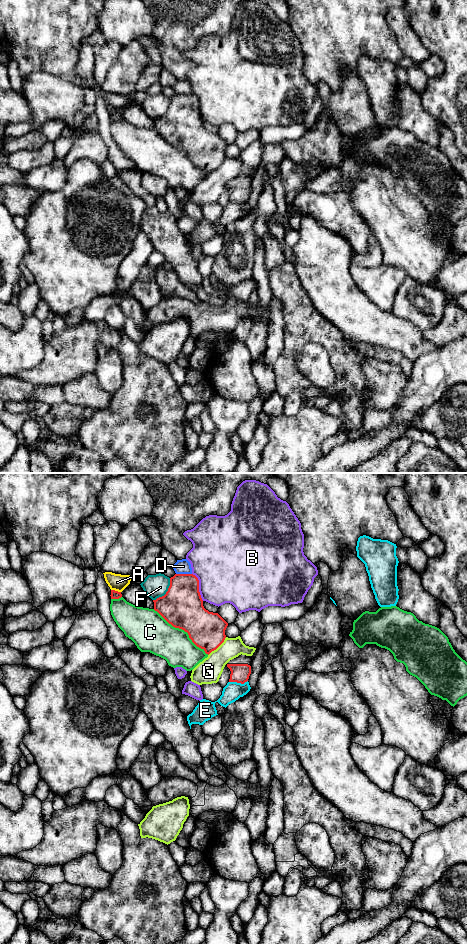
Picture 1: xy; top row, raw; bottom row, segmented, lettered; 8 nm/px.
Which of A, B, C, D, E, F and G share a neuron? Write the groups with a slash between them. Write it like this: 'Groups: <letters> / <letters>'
Groups: A / B / C / D / E / F / G

